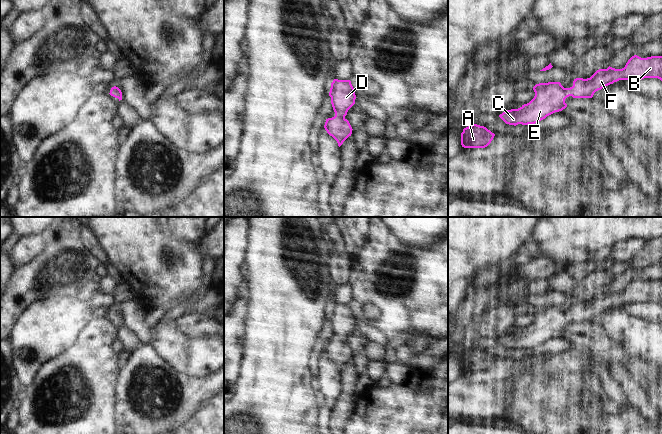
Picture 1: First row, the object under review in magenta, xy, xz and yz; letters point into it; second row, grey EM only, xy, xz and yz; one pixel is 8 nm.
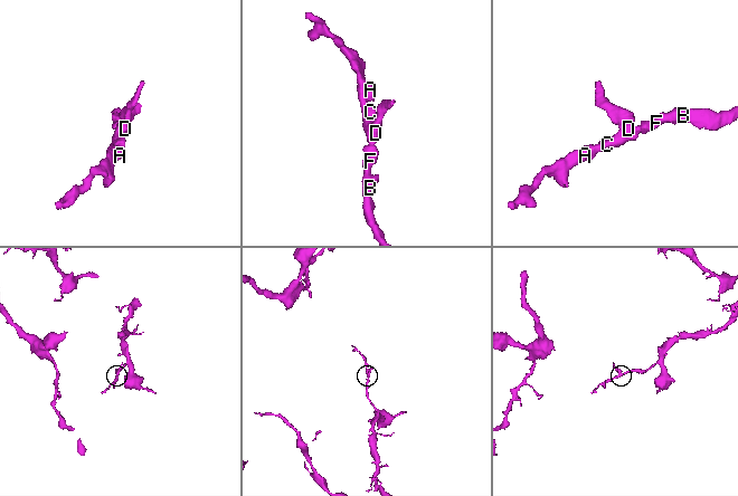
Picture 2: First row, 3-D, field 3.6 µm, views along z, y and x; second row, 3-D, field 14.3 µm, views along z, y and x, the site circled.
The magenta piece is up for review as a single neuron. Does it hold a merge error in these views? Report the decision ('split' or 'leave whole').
leave whole

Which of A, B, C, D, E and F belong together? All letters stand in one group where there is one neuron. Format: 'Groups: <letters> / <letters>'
Groups: A B C D E F.

